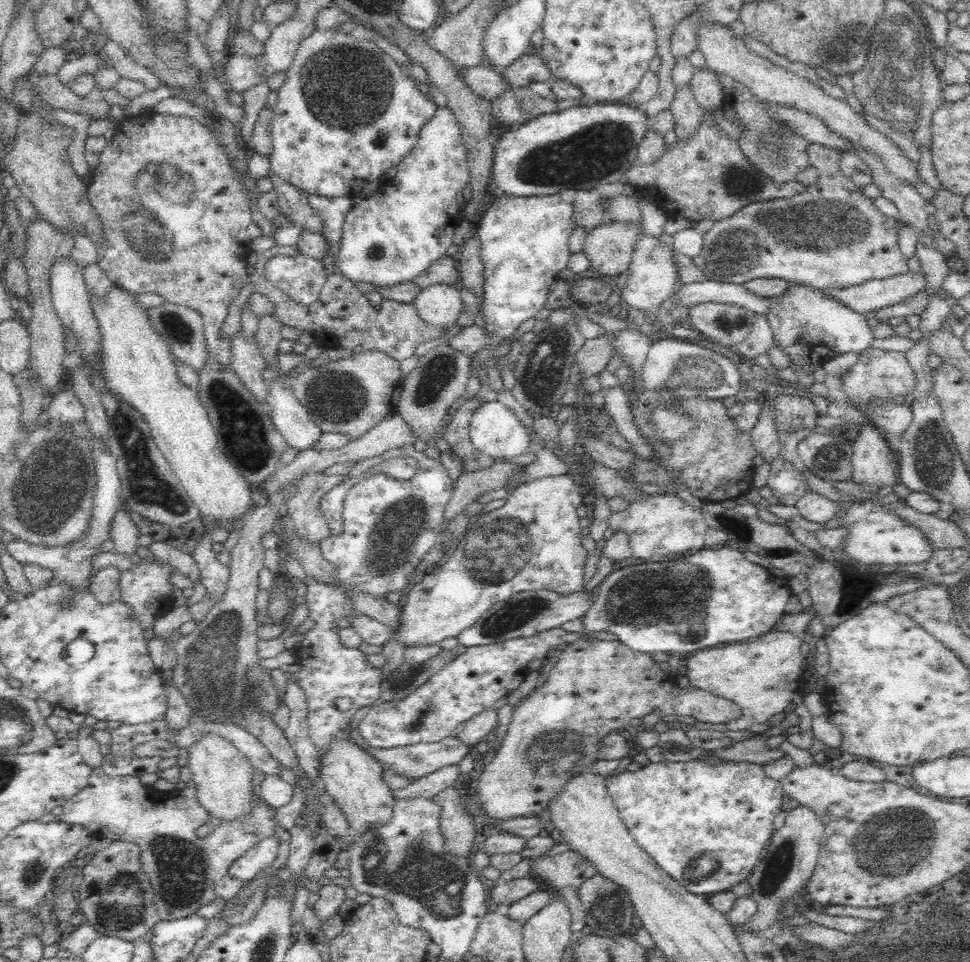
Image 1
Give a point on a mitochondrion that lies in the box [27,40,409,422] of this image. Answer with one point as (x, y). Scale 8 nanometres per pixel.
(346, 87)

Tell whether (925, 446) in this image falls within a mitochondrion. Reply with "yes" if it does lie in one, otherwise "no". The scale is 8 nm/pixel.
yes

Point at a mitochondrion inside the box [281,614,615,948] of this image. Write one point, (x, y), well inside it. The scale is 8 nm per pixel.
(412, 865)

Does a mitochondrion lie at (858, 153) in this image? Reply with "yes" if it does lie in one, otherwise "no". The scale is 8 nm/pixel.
no

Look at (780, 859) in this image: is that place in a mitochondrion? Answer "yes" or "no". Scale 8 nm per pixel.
yes

